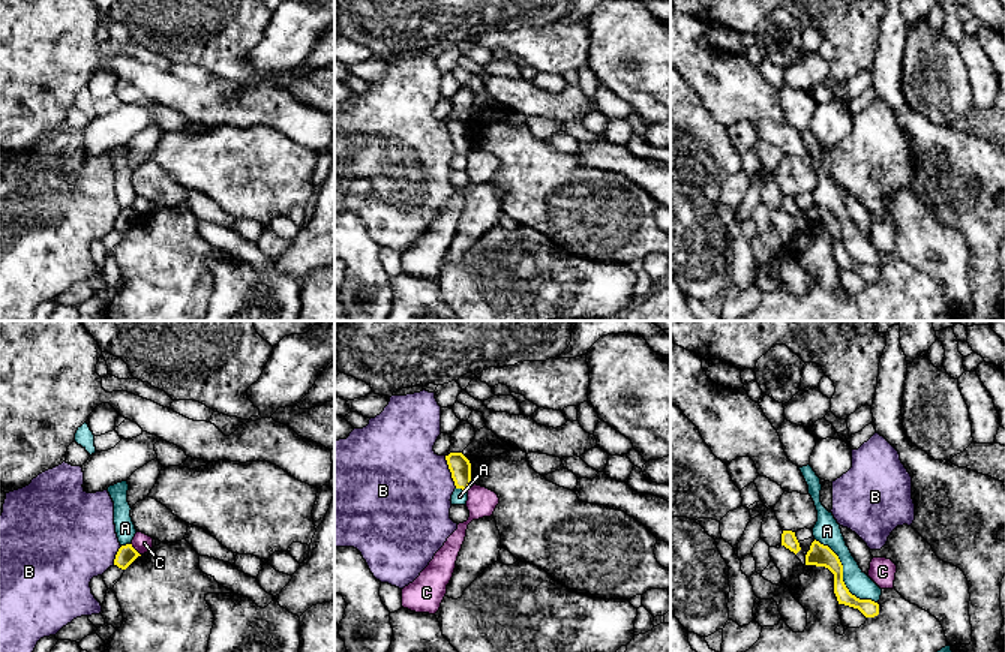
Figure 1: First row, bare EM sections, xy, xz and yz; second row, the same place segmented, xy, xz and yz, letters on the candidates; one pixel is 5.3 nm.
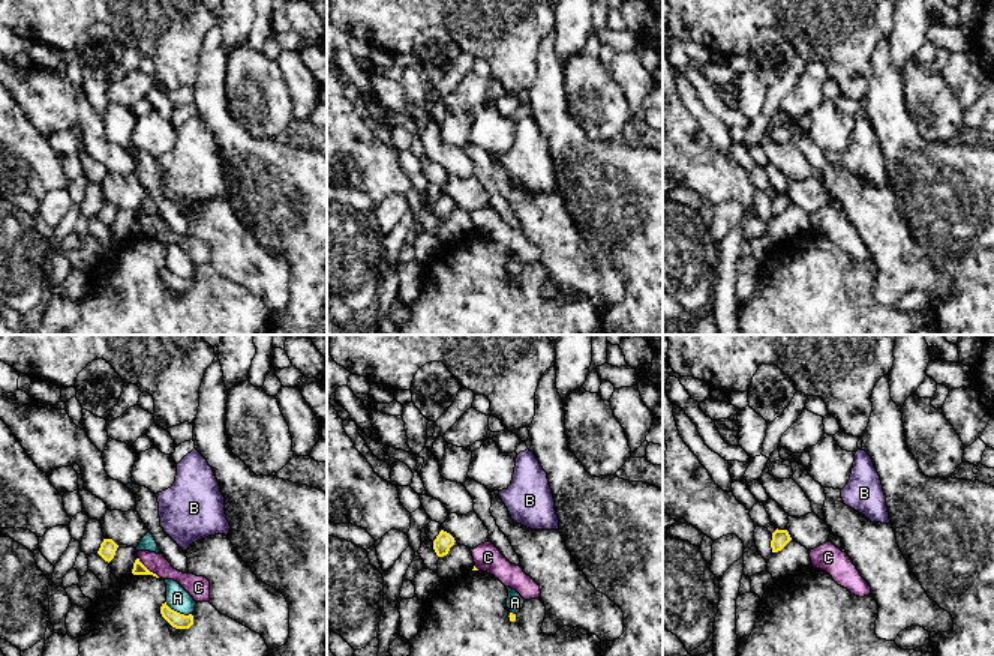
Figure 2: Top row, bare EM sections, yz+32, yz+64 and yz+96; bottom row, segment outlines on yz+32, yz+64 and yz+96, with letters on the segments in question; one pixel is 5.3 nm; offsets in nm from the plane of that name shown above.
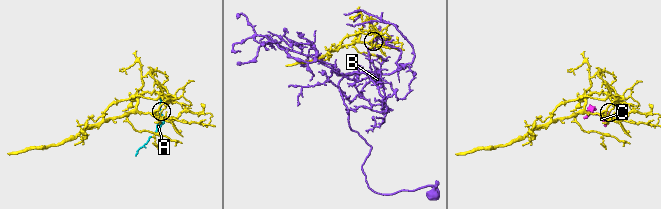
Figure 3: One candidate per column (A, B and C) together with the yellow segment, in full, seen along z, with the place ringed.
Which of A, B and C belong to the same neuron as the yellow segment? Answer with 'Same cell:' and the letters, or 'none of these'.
Same cell: C

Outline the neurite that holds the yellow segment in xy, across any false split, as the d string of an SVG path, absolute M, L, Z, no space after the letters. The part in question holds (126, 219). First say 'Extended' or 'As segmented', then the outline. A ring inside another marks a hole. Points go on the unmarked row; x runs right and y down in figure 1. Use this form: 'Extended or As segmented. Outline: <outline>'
Extended. Outline: M136 196L132 207L122 210L116 219L114 229L126 234L138 220L150 216L153 213L153 202Z

